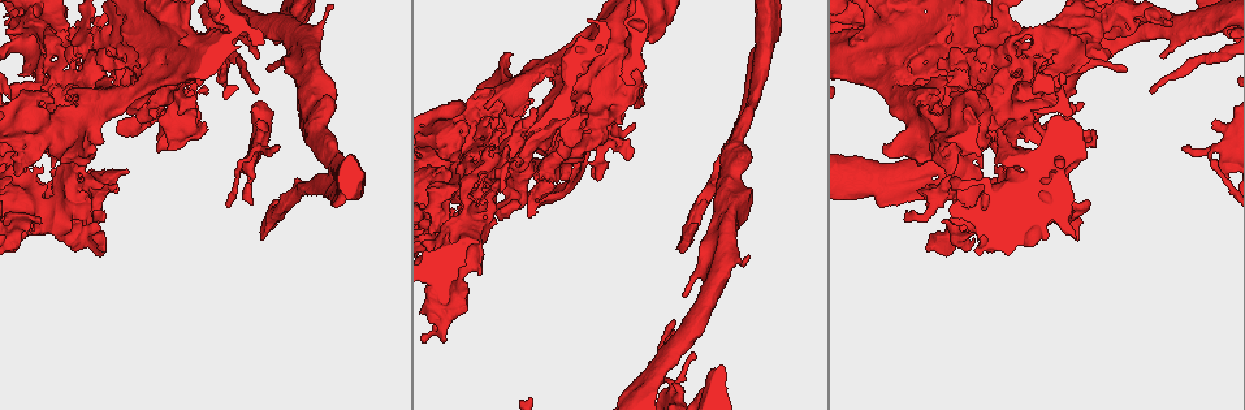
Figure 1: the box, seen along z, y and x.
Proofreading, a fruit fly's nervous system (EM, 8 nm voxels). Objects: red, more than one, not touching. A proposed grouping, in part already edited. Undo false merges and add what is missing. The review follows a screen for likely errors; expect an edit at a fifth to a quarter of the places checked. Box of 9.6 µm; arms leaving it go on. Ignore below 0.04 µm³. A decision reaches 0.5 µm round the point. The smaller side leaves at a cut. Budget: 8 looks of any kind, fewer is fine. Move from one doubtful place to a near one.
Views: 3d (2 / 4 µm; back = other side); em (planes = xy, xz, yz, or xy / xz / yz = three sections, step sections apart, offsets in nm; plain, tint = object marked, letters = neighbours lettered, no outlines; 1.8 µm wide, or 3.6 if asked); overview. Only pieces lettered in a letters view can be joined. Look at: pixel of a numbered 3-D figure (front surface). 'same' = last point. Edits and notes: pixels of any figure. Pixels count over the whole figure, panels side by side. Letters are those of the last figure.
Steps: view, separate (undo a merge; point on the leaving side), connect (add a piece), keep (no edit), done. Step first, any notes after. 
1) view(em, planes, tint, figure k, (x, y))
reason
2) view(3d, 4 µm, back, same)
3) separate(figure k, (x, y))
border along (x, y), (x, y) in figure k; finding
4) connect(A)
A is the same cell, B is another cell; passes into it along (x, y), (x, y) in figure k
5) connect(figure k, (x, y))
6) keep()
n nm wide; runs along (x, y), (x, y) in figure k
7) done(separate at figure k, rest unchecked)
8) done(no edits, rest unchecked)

view(3d, 4 µm, figure 1, (262, 236))
an open end

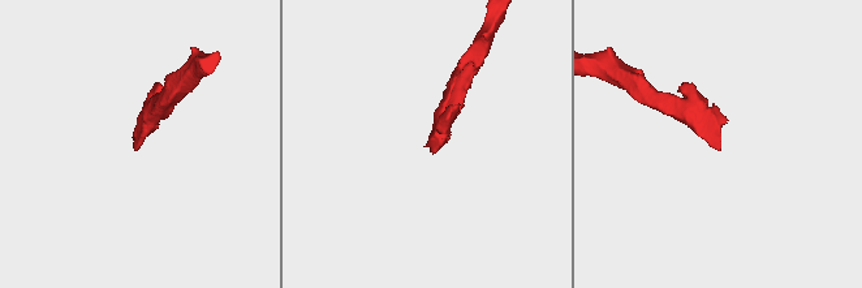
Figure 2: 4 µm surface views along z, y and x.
view(em, planes, letters, figure 2, (718, 150))

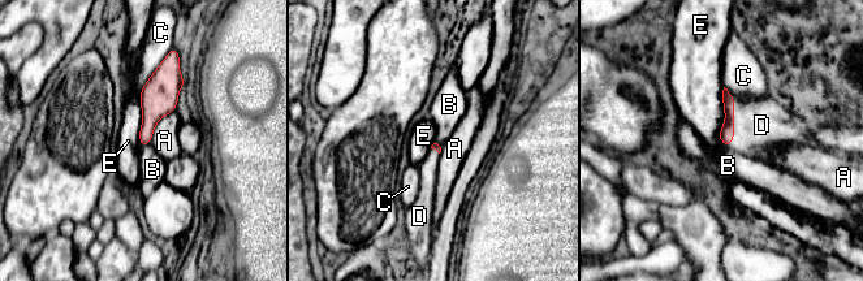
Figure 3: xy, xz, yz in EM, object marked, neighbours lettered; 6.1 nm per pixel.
connect(D)
D is the same cell, A, B, C and E are other cells; the neuron continues

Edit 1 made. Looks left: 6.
view(overview)

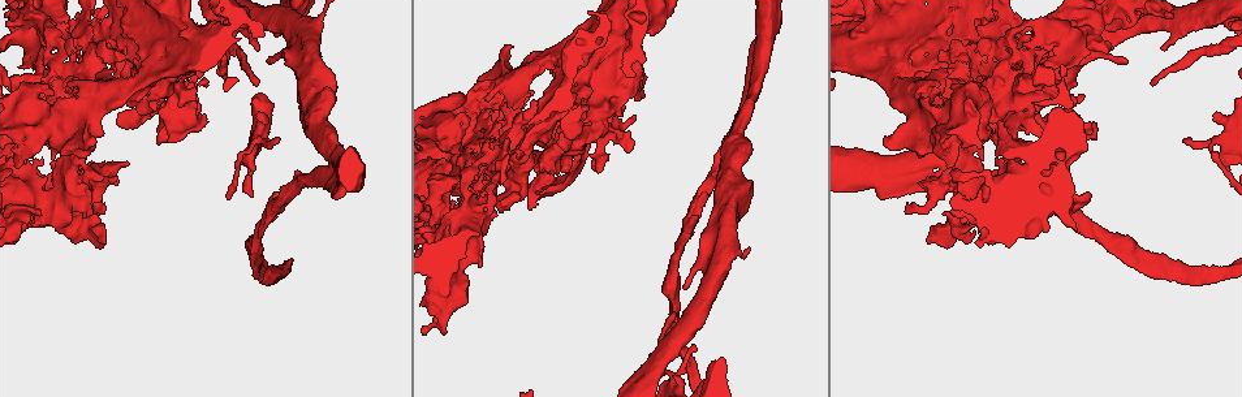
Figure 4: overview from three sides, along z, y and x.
view(3d, 4 µm, figure 4, (116, 121))
free end

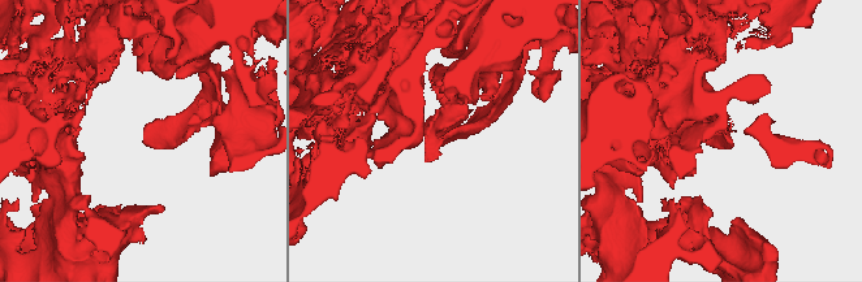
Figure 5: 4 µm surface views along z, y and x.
view(em, planes, letters, figure 5, (730, 138))
need the tissue

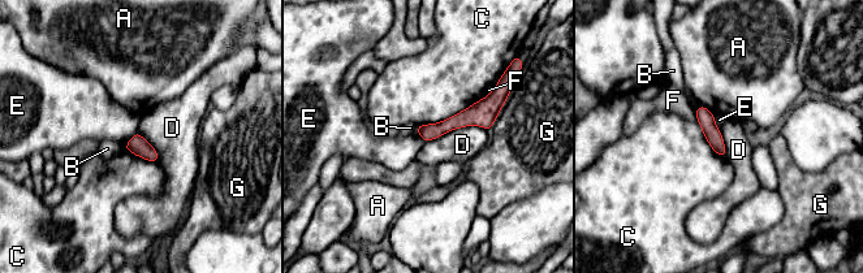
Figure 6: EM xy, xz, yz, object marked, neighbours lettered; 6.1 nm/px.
keep()
110 nm wide; A, B, C, D, E, F and G are other cells; runs along (495, 98), (478, 115), (419, 129) in figure 6; none of them fits

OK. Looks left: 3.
view(em, planes, plain, figure 4, (662, 385))
calibre changes

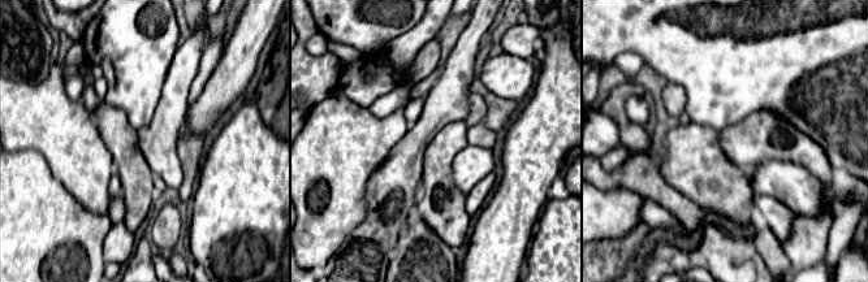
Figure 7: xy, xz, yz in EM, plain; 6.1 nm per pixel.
view(em, planes, letters, same)
what lies round it

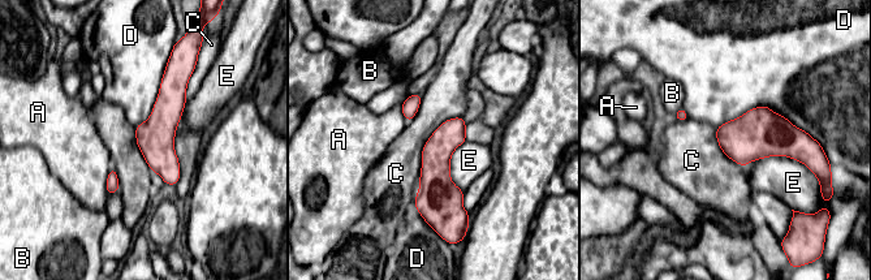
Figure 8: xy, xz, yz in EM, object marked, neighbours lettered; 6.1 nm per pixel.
keep()
A, B, C, D and E are other cells; runs along (169, 67), (164, 162), (172, 181) in figure 8; continuous, no second neuron

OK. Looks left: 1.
done(connect at figure 3, rest unchecked)

